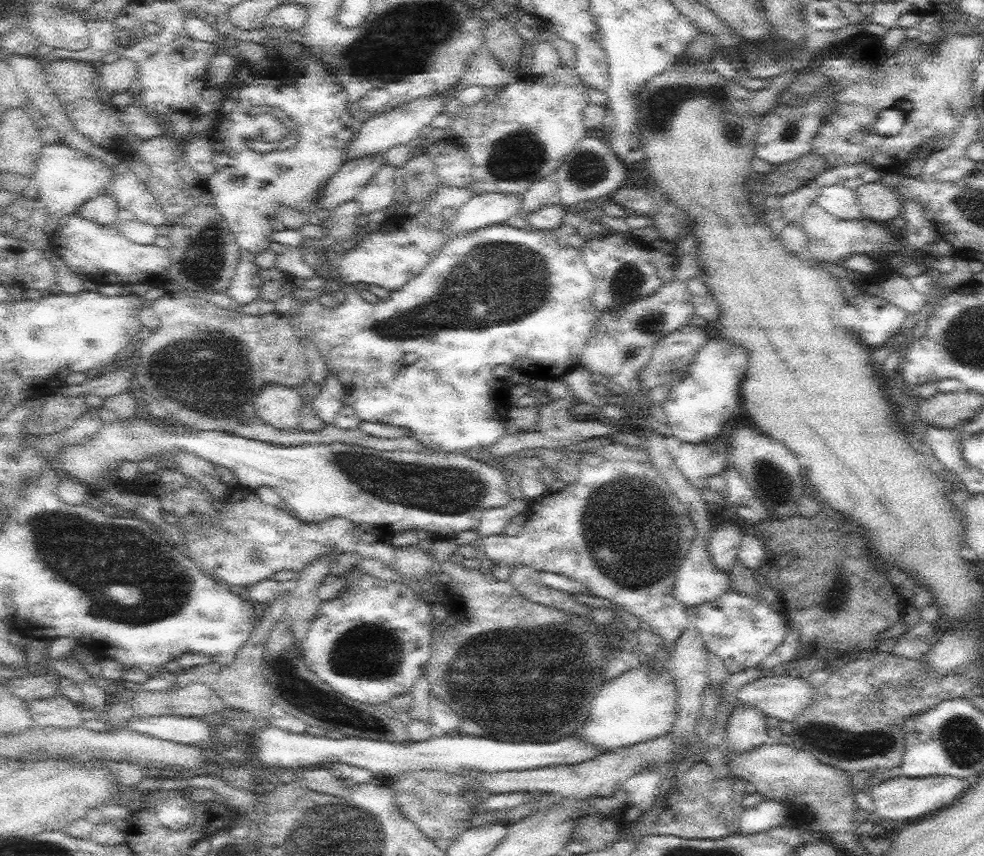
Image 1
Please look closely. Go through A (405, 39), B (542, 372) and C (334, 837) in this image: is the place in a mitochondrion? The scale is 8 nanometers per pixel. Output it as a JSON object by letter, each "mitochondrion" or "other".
{"A":"mitochondrion","B":"other","C":"mitochondrion"}

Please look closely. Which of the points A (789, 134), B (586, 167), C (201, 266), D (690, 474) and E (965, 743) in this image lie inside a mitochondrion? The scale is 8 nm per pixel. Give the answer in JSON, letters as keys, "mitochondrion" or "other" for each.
{"A":"mitochondrion","B":"mitochondrion","C":"mitochondrion","D":"other","E":"mitochondrion"}

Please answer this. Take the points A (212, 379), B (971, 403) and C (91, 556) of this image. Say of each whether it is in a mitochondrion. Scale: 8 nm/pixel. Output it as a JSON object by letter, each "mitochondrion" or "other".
{"A":"mitochondrion","B":"other","C":"mitochondrion"}

